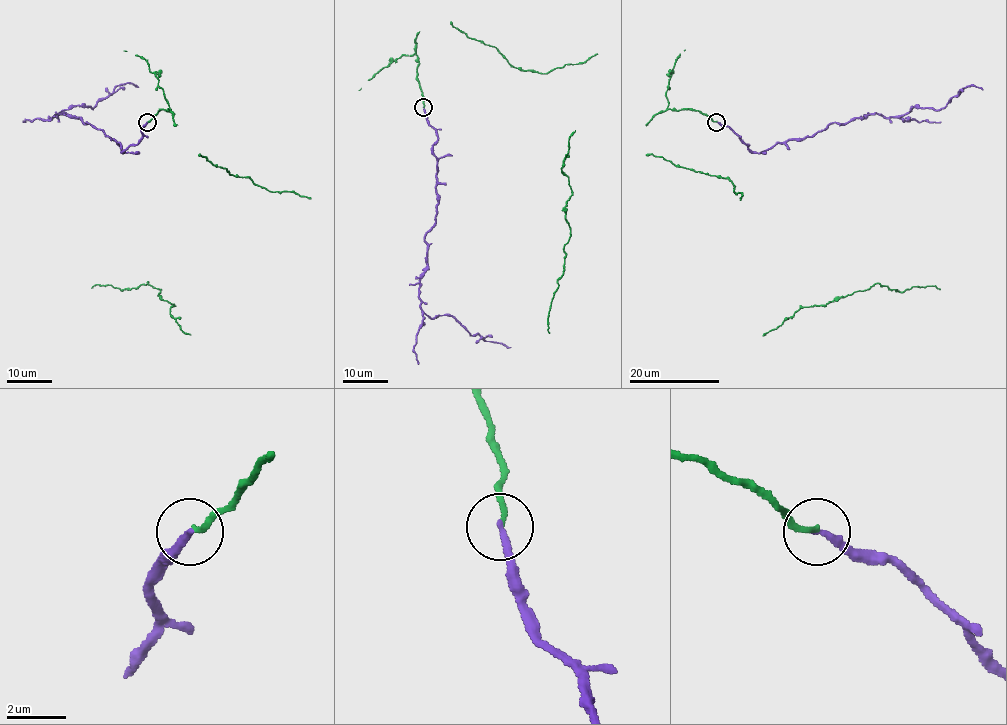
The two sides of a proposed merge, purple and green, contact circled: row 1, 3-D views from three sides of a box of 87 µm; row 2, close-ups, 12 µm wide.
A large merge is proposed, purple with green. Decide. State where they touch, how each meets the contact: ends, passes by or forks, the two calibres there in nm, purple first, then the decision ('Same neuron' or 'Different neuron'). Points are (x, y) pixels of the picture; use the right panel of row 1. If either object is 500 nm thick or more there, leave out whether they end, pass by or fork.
Place: (716, 122). At the ring purple ends. At the ring green ends. Thickness 220 nm (purple) against 170 nm. Same neuron

